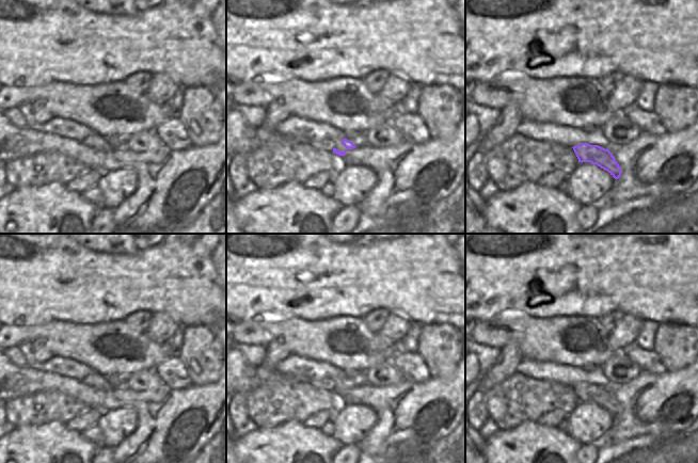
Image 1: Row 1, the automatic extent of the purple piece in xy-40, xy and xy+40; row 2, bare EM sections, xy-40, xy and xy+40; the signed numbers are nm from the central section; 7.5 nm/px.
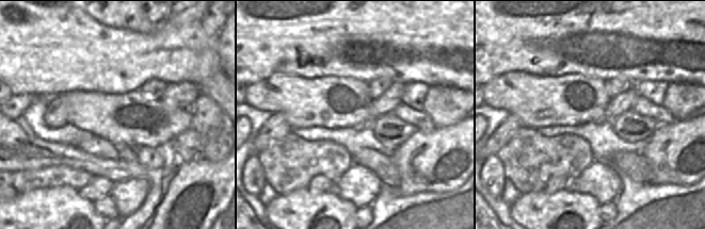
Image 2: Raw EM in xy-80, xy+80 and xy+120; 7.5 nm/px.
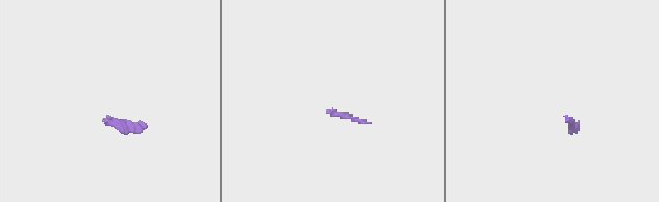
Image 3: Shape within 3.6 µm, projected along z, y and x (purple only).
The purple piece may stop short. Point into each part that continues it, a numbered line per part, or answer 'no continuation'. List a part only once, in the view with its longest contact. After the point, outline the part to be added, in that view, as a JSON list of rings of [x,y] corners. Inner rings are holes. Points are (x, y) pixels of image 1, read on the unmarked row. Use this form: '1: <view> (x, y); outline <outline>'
1: xy (338, 383); outline [[[336,380],[334,384],[335,384],[335,387],[340,390],[348,390],[349,389],[344,385],[342,380]]]

